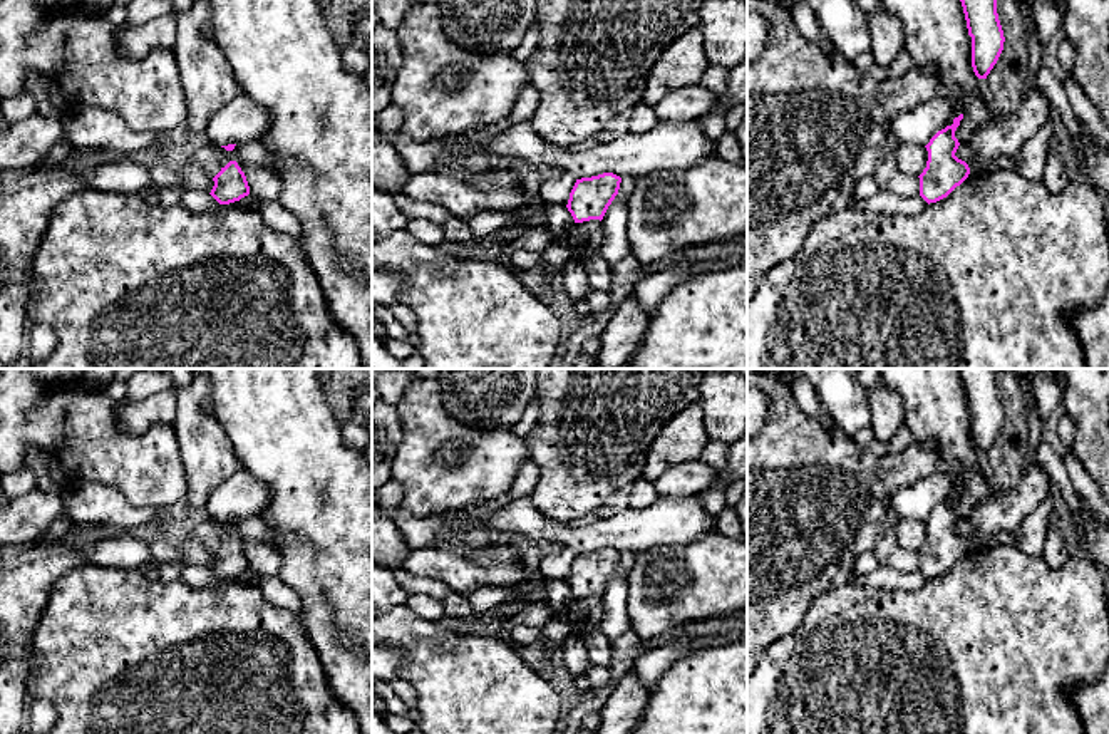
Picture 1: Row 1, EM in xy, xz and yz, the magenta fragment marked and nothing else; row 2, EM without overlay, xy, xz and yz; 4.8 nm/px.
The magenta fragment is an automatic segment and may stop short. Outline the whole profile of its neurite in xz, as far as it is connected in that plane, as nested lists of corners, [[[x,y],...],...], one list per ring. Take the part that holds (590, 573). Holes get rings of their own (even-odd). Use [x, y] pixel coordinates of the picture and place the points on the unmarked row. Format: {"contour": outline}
{"contour": [[[613,548],[576,555],[566,580],[575,598],[590,595],[601,597],[608,582],[618,570],[620,558],[622,553]]]}

